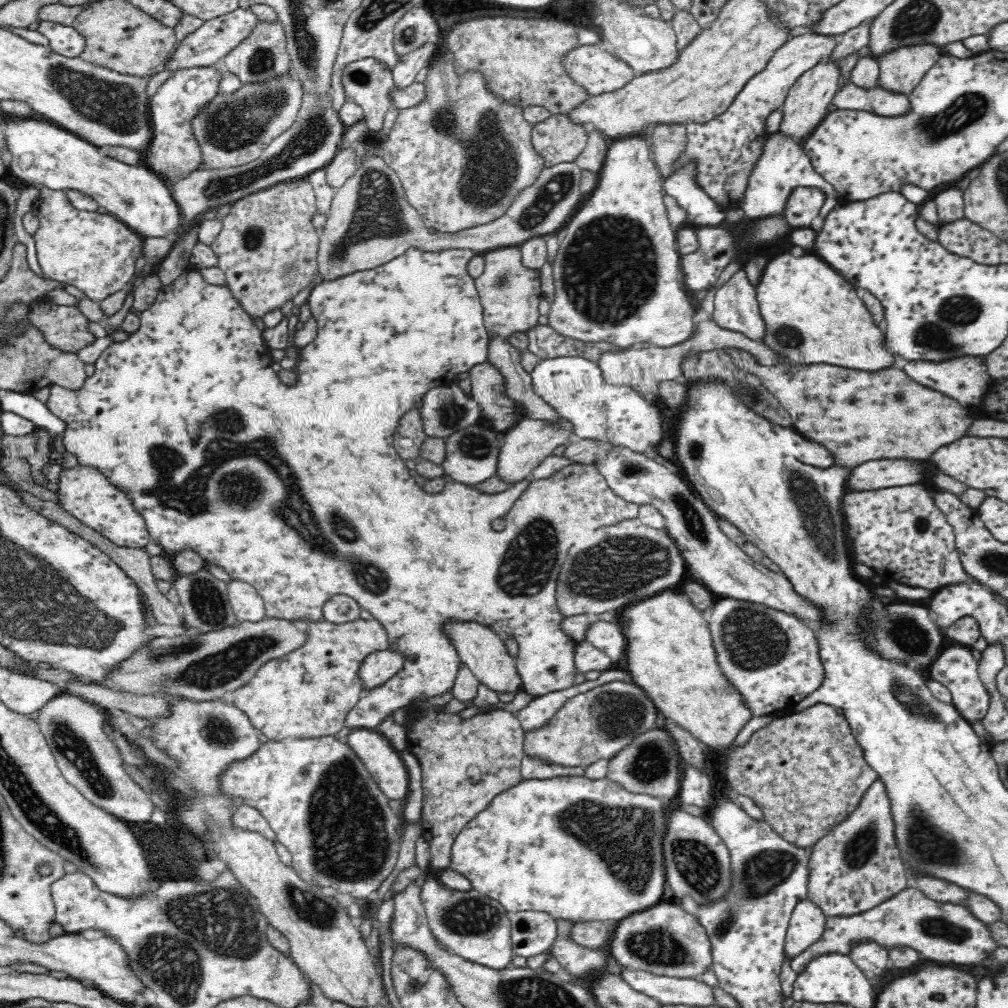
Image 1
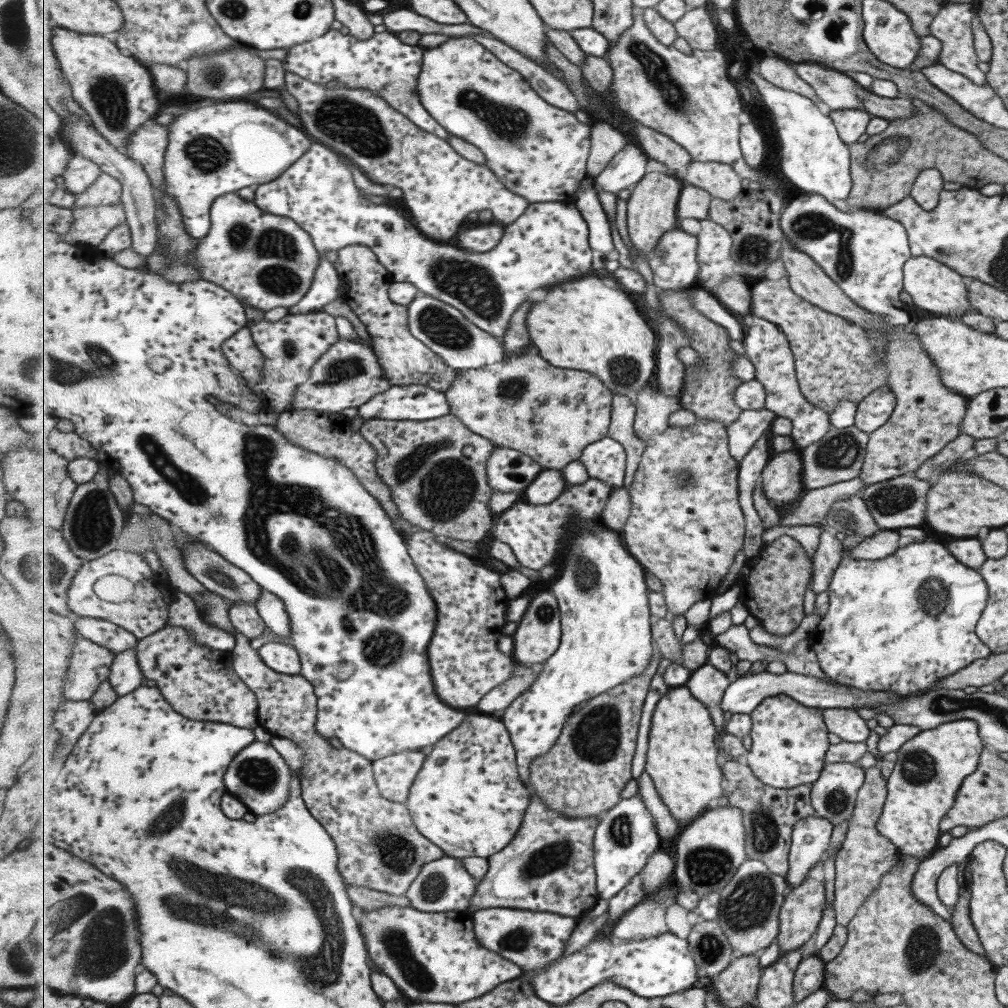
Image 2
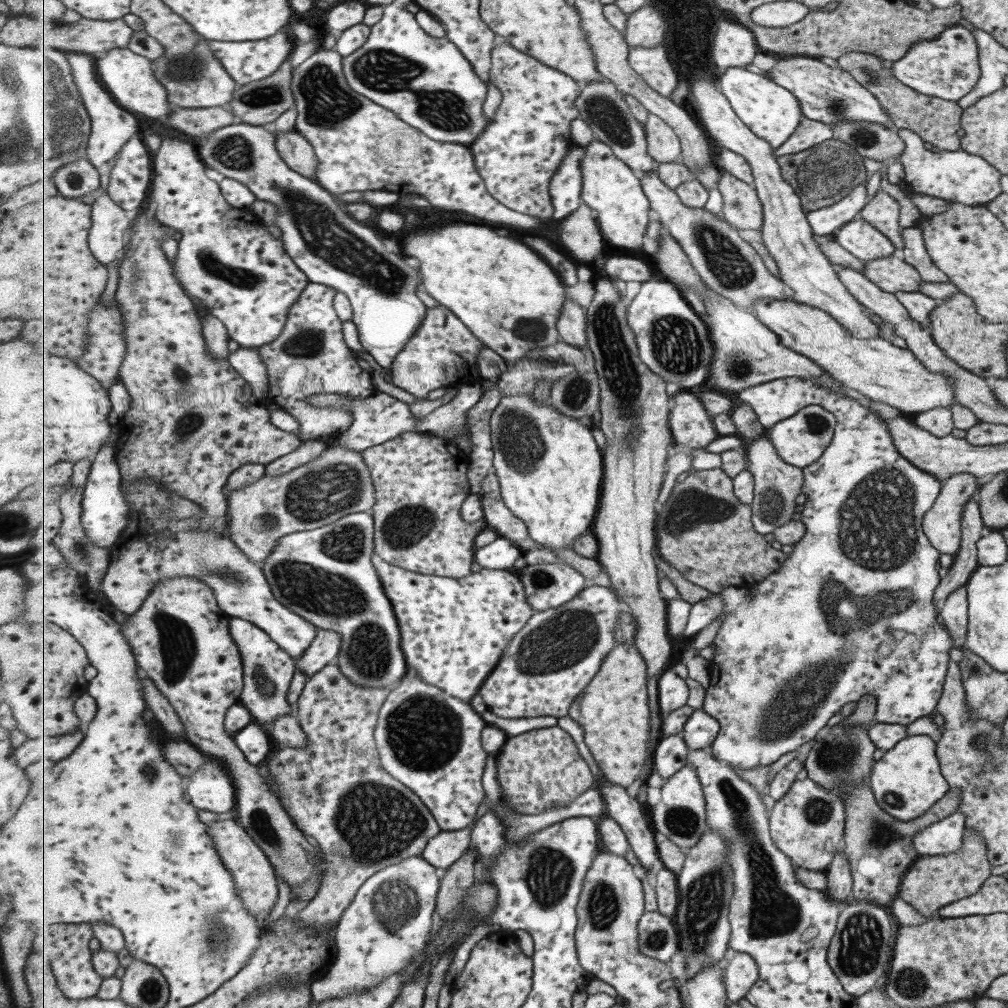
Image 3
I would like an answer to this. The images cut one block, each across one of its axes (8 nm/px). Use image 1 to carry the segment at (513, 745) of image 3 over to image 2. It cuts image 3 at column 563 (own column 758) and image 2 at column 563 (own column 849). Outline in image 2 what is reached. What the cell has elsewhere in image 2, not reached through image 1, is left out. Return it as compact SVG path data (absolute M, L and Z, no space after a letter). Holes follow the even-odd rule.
M656 647L653 661L649 663L649 668L645 669L645 673L641 673L641 676L581 703L579 710L569 717L569 722L561 731L561 738L557 744L553 745L553 749L532 762L532 772L526 784L532 788L533 794L536 793L551 810L557 810L559 814L565 814L571 818L593 818L601 817L621 802L624 788L633 779L631 766L633 766L635 748L637 748L641 708L643 708L651 680L657 674L661 660L663 660L663 653Z

